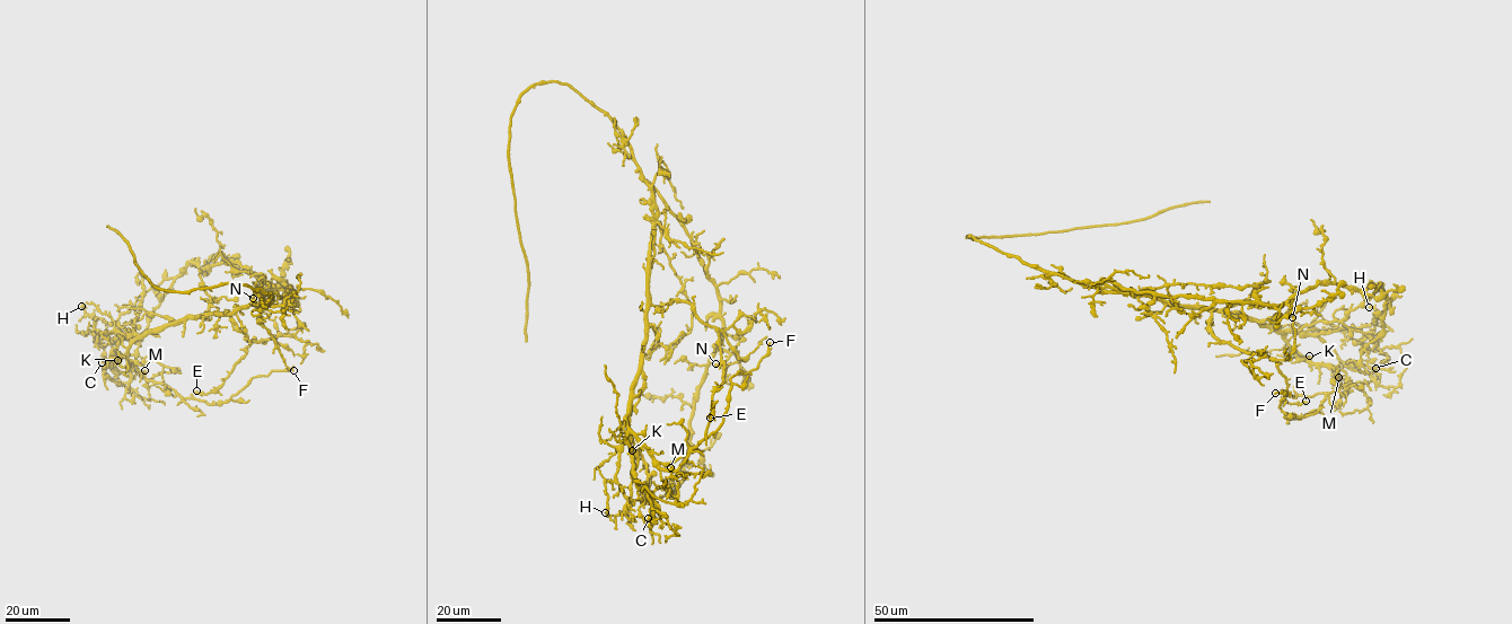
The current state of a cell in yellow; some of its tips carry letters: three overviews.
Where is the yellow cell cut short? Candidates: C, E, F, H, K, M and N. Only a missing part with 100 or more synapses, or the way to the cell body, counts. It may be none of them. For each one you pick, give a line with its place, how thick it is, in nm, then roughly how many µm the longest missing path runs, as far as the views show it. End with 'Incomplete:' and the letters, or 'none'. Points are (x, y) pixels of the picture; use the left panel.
Incomplete: none

